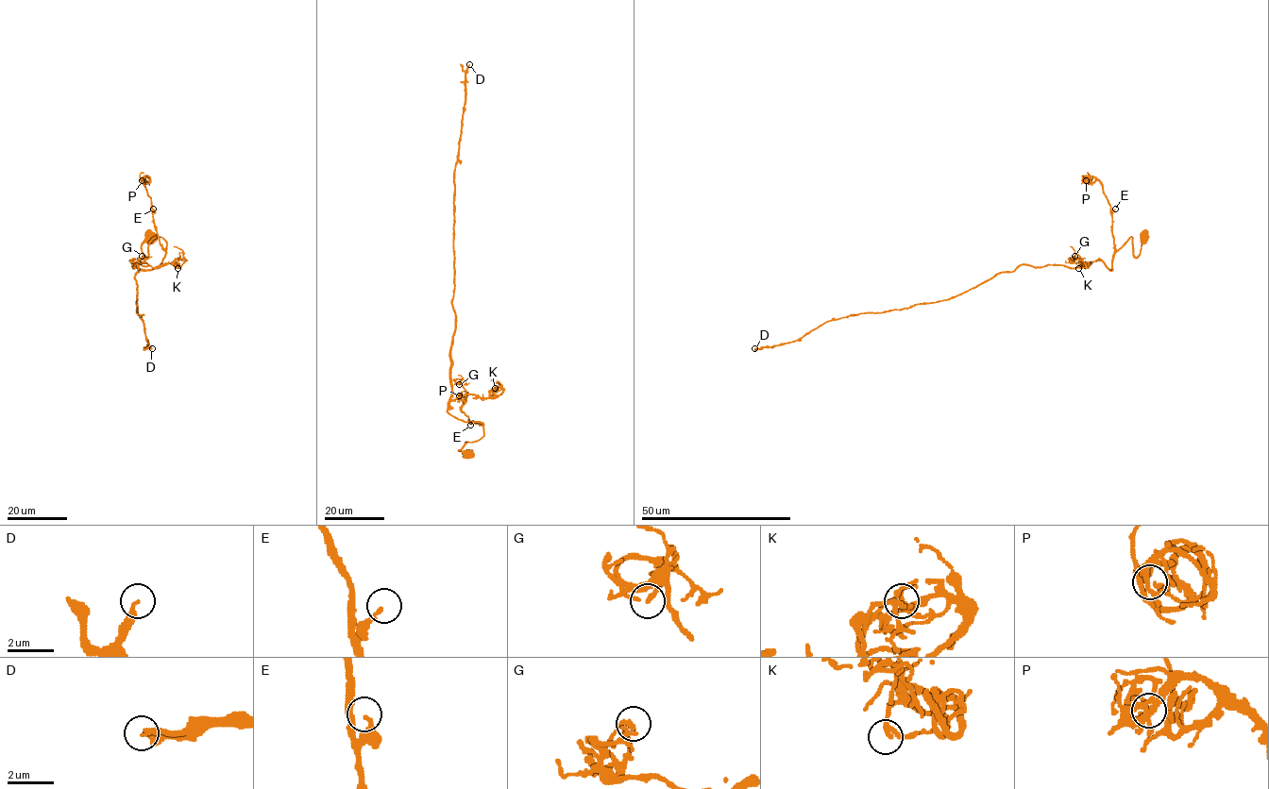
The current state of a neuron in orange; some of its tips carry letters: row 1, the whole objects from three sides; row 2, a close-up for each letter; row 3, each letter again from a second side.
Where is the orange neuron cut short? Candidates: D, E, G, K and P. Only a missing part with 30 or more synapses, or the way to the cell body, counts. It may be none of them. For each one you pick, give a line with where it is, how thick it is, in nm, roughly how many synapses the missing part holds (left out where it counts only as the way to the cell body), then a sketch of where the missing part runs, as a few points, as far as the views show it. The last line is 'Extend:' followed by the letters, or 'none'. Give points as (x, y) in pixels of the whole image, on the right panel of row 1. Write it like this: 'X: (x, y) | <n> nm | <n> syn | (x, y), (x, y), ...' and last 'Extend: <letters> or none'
D: (754, 348) | 240 nm | 400 syn | (754, 348), (695, 307), (698, 243), (738, 184), (742, 65), (779, 44), (779, 25), (739, 62)
Extend: D

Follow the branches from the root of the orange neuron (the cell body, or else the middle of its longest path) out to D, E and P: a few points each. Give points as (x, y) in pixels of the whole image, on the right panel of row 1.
D: (1143, 237), (1137, 257), (1131, 237), (1116, 251), (1112, 269), (1020, 264), (948, 299), (832, 319), (754, 348)
E: (1143, 237), (1137, 257), (1133, 254), (1131, 237), (1116, 250), (1112, 233), (1112, 212), (1115, 209)
P: (1143, 237), (1137, 257), (1131, 237), (1116, 250), (1110, 205), (1102, 185), (1096, 179), (1086, 184), (1086, 180)

